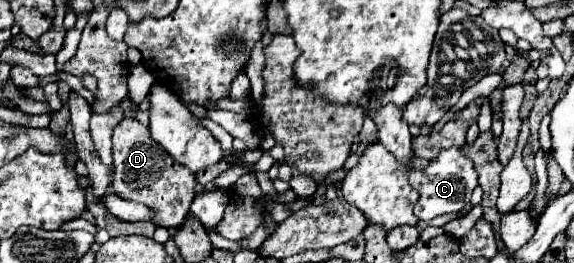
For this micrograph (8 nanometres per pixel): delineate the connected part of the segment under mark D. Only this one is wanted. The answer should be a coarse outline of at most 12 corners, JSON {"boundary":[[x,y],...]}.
{"boundary":[[136,118],[112,134],[112,190],[178,228],[196,176]]}

